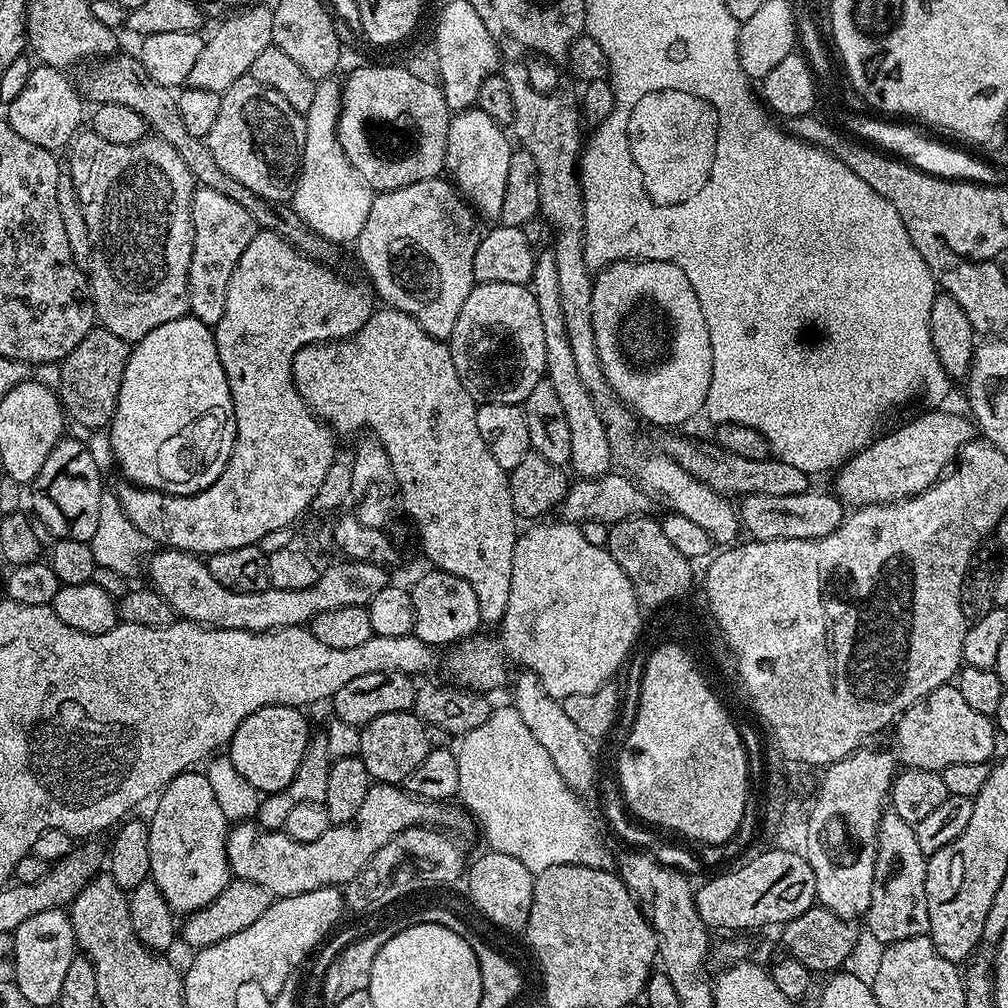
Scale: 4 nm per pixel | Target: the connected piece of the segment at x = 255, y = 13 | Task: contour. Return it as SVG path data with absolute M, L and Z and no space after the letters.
M256 4L253 8L244 8L227 18L221 19L216 25L216 33L205 39L202 46L202 54L194 61L194 66L188 75L187 87L198 90L214 90L223 93L238 78L249 75L254 66L254 58L262 54L272 44L272 27L274 18L272 8L269 5Z

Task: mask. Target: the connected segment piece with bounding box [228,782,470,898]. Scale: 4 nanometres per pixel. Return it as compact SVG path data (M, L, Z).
M373 783L366 794L366 802L358 814L345 824L334 824L322 838L314 842L298 842L283 830L262 828L255 822L240 822L228 833L228 866L237 880L258 882L273 897L297 896L310 890L349 884L364 869L366 862L402 830L417 826L431 826L441 830L464 828L470 816L463 807L438 800L422 800L403 787Z

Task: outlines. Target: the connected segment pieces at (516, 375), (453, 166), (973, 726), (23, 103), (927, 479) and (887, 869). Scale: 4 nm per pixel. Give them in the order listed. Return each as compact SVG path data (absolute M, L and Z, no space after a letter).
M506 282L473 286L470 298L466 298L458 313L458 322L454 322L450 347L454 370L458 370L458 378L462 378L462 386L466 386L473 400L480 404L506 402L523 405L530 390L534 390L534 386L538 386L538 382L546 376L546 338L542 334L542 318L531 287Z
M475 106L465 108L463 112L455 113L455 115L453 115L448 121L448 133L446 134L446 158L444 159L444 166L447 175L450 177L451 183L458 189L460 195L463 196L465 201L467 201L470 205L473 213L475 213L477 217L483 218L483 216L485 216L486 219L492 220L488 222L499 221L500 215L502 214L502 201L506 195L506 174L510 174L510 158L512 157L514 151L513 141L510 139L510 136L510 141L508 141L507 135L509 136L509 133L505 131L500 124L494 122L494 118L490 118L490 114L486 114L481 110L481 108L477 108Z
M951 683L944 684L910 705L895 721L895 728L894 752L904 768L921 768L941 773L946 766L954 766L954 762L988 764L997 755L998 733L992 717L978 714L978 710L972 709L962 699L959 687Z
M47 66L33 67L22 94L7 105L6 119L14 134L22 134L26 142L53 150L67 149L74 137L81 131L80 119L85 119L86 107L77 85L67 80L65 73L58 68Z
M928 411L932 412L924 412L921 416L914 417L909 424L902 425L897 432L892 432L889 436L882 437L883 435L881 435L879 438L873 439L871 444L861 448L855 456L845 460L840 465L835 473L835 476L837 476L834 492L845 505L891 504L894 500L908 500L912 496L925 492L931 484L935 484L941 476L945 475L955 465L960 455L960 449L969 440L973 439L973 425L967 415L964 415L964 417L959 416L956 412Z
M885 811L876 831L874 886L870 890L870 906L866 917L868 932L880 946L927 933L930 926L930 910L926 906L927 869L928 861L916 837L915 827L902 822L896 812Z

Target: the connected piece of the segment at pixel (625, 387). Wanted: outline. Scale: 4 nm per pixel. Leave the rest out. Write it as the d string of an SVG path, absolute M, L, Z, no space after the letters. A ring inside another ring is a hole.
M619 260L609 264L607 268L597 271L594 276L592 317L594 318L594 342L598 342L598 358L602 362L602 370L616 395L634 410L637 417L645 416L652 424L684 424L691 416L701 415L712 377L710 334L706 326L706 318L702 314L702 306L698 302L698 294L694 294L694 286L690 286L690 278L686 278L682 269L661 260Z

